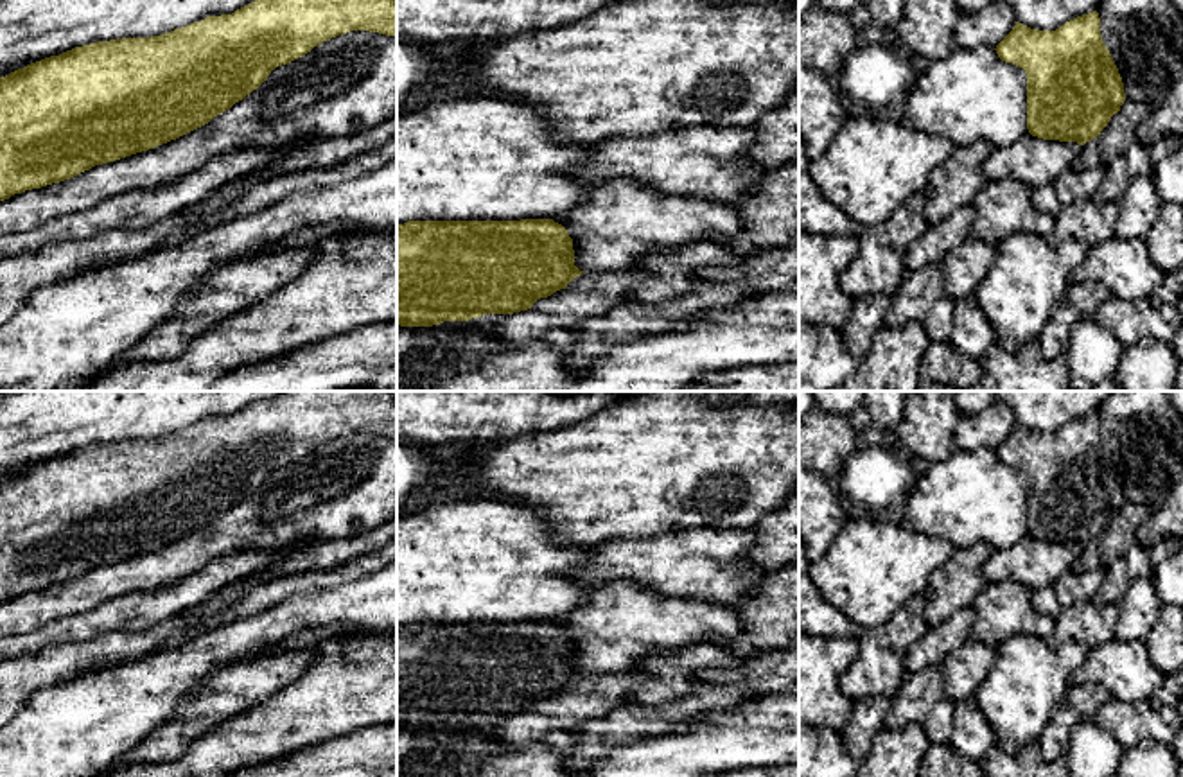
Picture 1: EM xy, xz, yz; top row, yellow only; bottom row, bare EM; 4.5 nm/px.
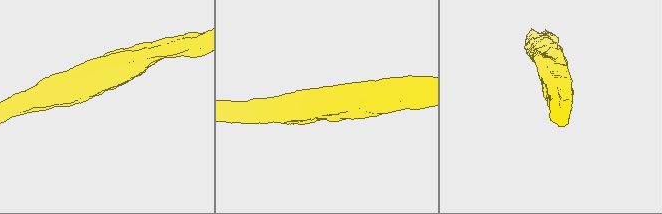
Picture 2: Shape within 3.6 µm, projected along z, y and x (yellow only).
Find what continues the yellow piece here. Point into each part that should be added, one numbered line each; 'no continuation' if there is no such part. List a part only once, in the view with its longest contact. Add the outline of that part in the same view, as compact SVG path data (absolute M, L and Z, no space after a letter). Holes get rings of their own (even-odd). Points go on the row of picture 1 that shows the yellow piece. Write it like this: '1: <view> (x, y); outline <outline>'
no continuation

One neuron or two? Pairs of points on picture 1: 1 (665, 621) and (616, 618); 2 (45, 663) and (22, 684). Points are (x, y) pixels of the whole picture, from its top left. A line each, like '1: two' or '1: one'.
1: one
2: one

